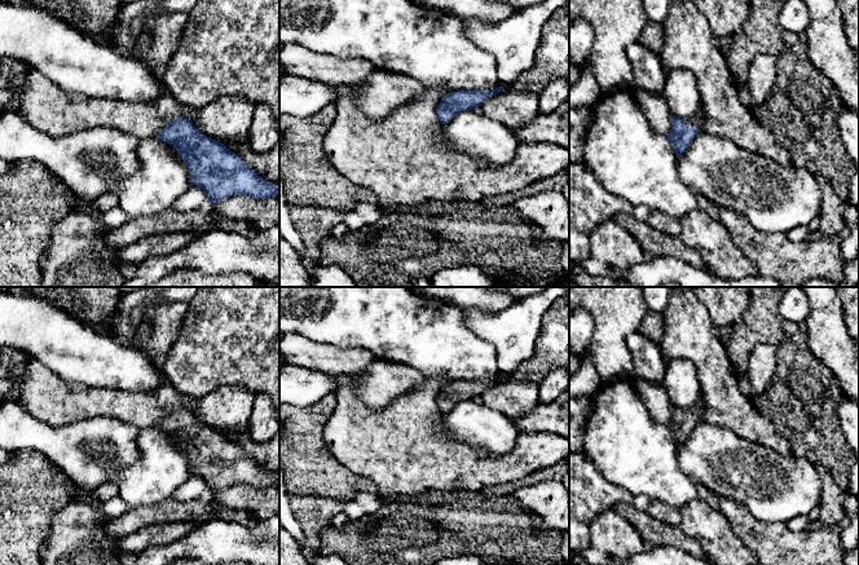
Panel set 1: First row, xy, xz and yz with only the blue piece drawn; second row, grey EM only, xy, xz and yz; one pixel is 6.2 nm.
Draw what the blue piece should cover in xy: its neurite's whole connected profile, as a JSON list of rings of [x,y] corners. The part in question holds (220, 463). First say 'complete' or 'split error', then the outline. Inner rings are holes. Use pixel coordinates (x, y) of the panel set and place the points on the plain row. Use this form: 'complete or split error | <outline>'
complete | [[[175,409],[157,425],[172,434],[190,460],[190,473],[199,476],[211,495],[233,485],[269,489],[279,478],[263,469],[224,433],[202,424],[190,410]]]

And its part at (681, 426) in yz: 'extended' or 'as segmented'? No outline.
extended

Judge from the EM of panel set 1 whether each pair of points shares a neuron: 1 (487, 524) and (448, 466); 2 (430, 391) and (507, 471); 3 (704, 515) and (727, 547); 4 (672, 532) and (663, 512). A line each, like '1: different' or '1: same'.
1: different
2: same
3: same
4: different

